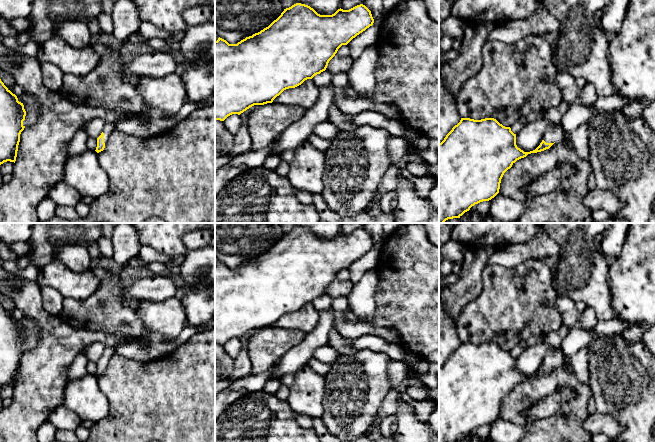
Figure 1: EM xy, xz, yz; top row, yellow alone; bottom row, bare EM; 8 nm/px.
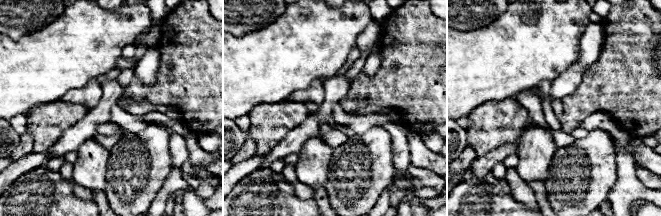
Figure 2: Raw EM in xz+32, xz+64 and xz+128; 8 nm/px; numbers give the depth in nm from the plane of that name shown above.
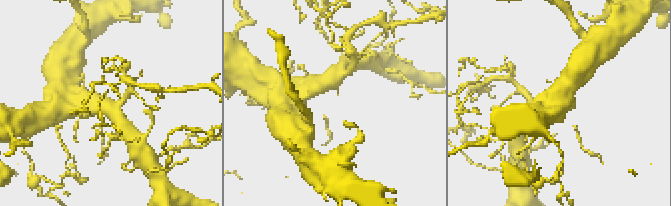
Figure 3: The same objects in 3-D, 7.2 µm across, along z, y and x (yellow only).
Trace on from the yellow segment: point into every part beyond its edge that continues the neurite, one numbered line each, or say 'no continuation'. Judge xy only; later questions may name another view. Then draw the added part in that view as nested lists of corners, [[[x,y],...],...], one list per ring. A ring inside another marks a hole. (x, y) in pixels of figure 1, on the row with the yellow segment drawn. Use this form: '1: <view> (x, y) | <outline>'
1: xy (109, 127) | [[[106,123],[103,133],[104,133],[104,143],[106,144],[108,141],[108,138],[110,134],[116,129],[116,126],[114,123]]]

